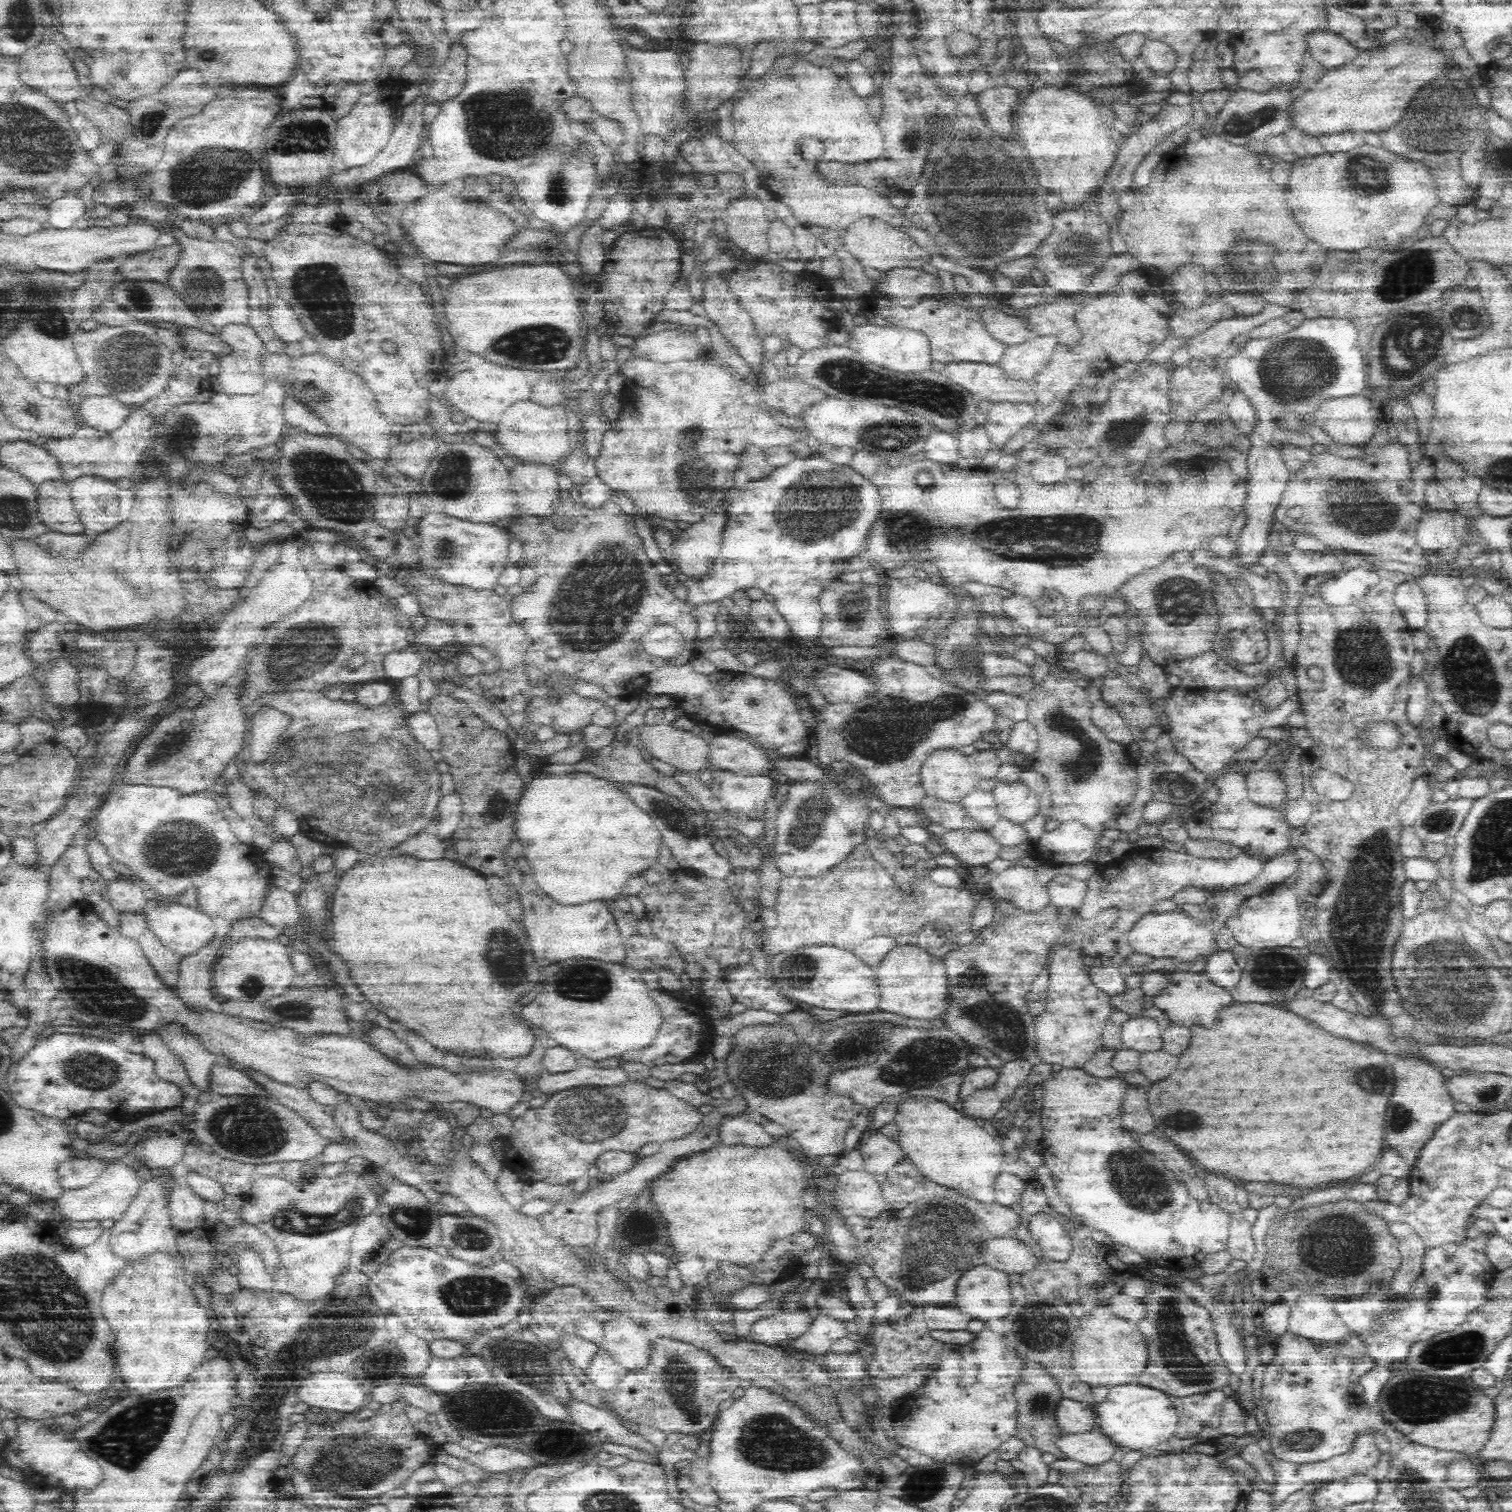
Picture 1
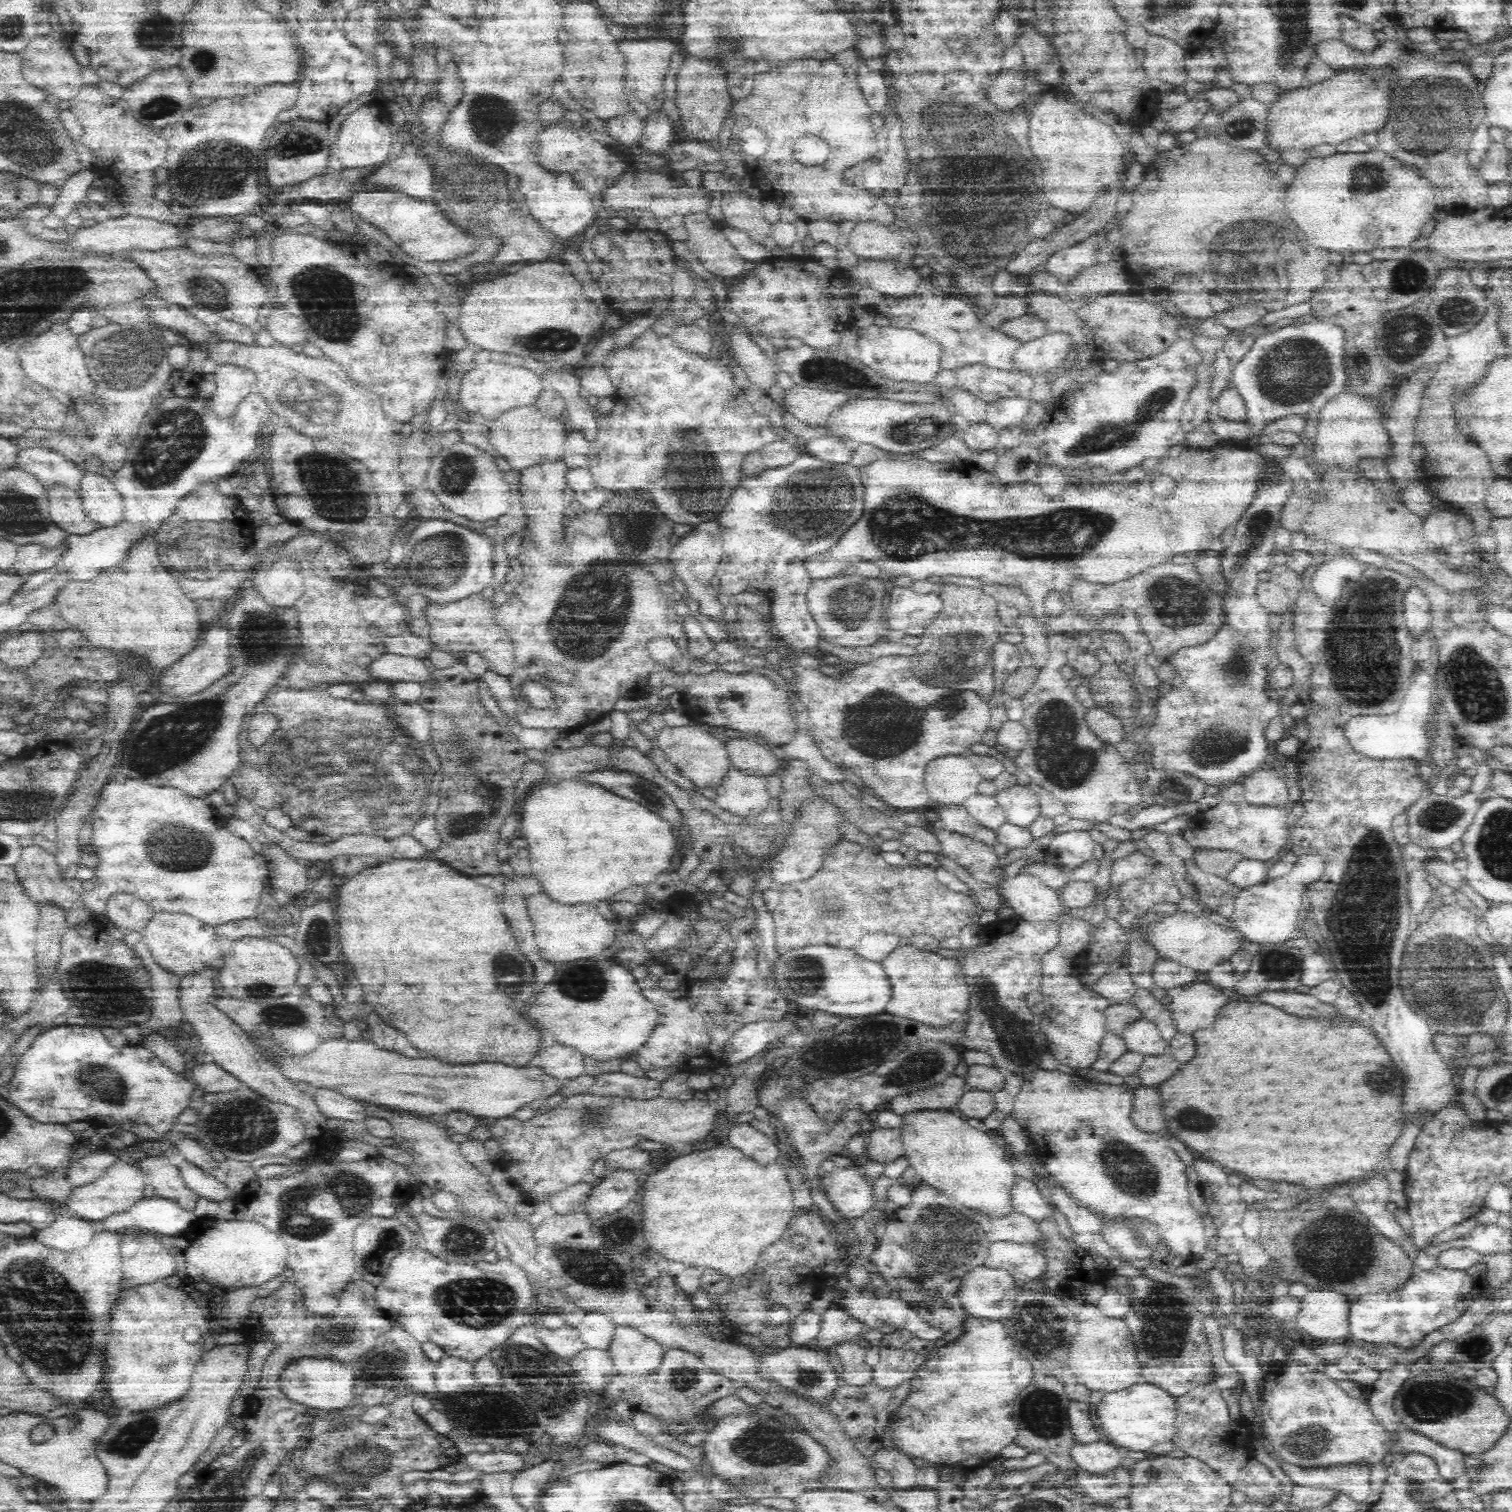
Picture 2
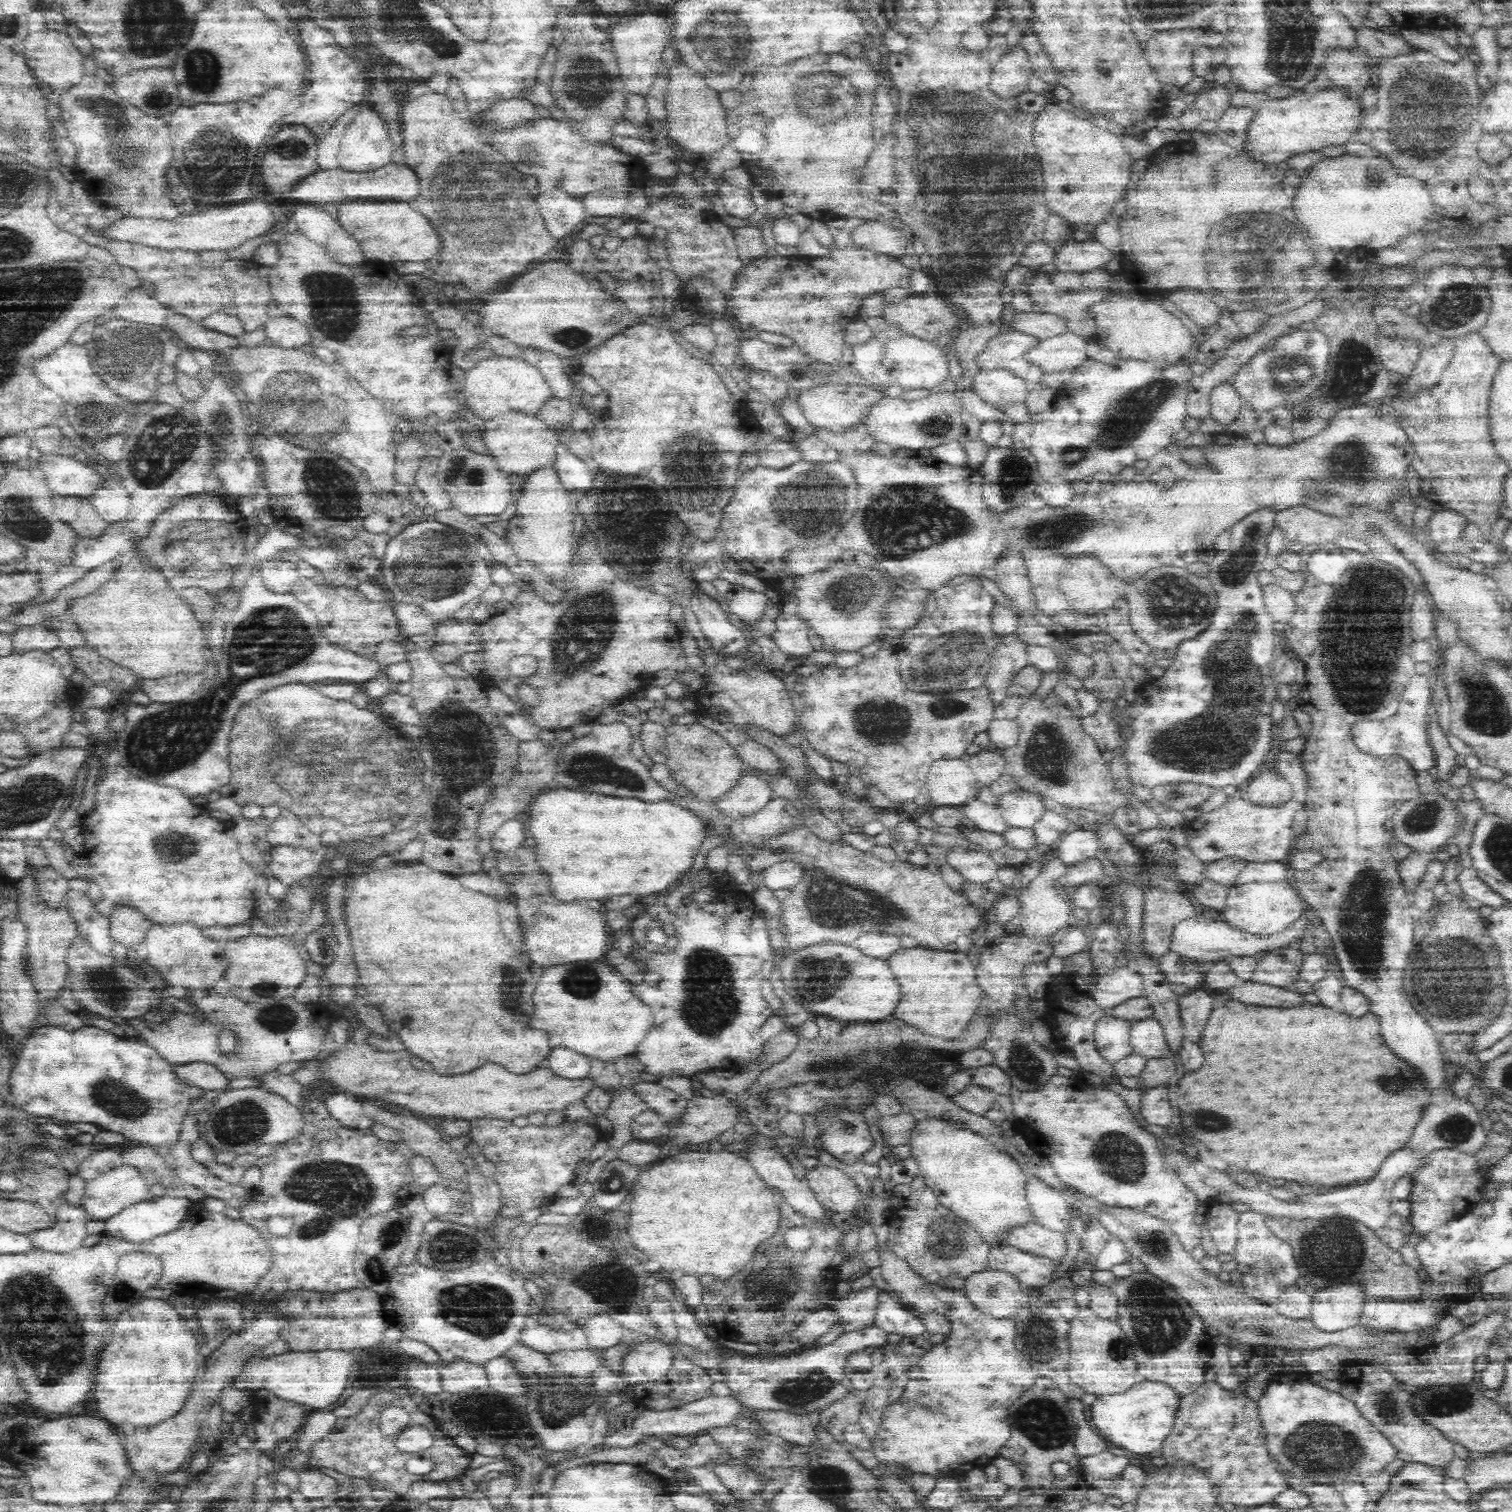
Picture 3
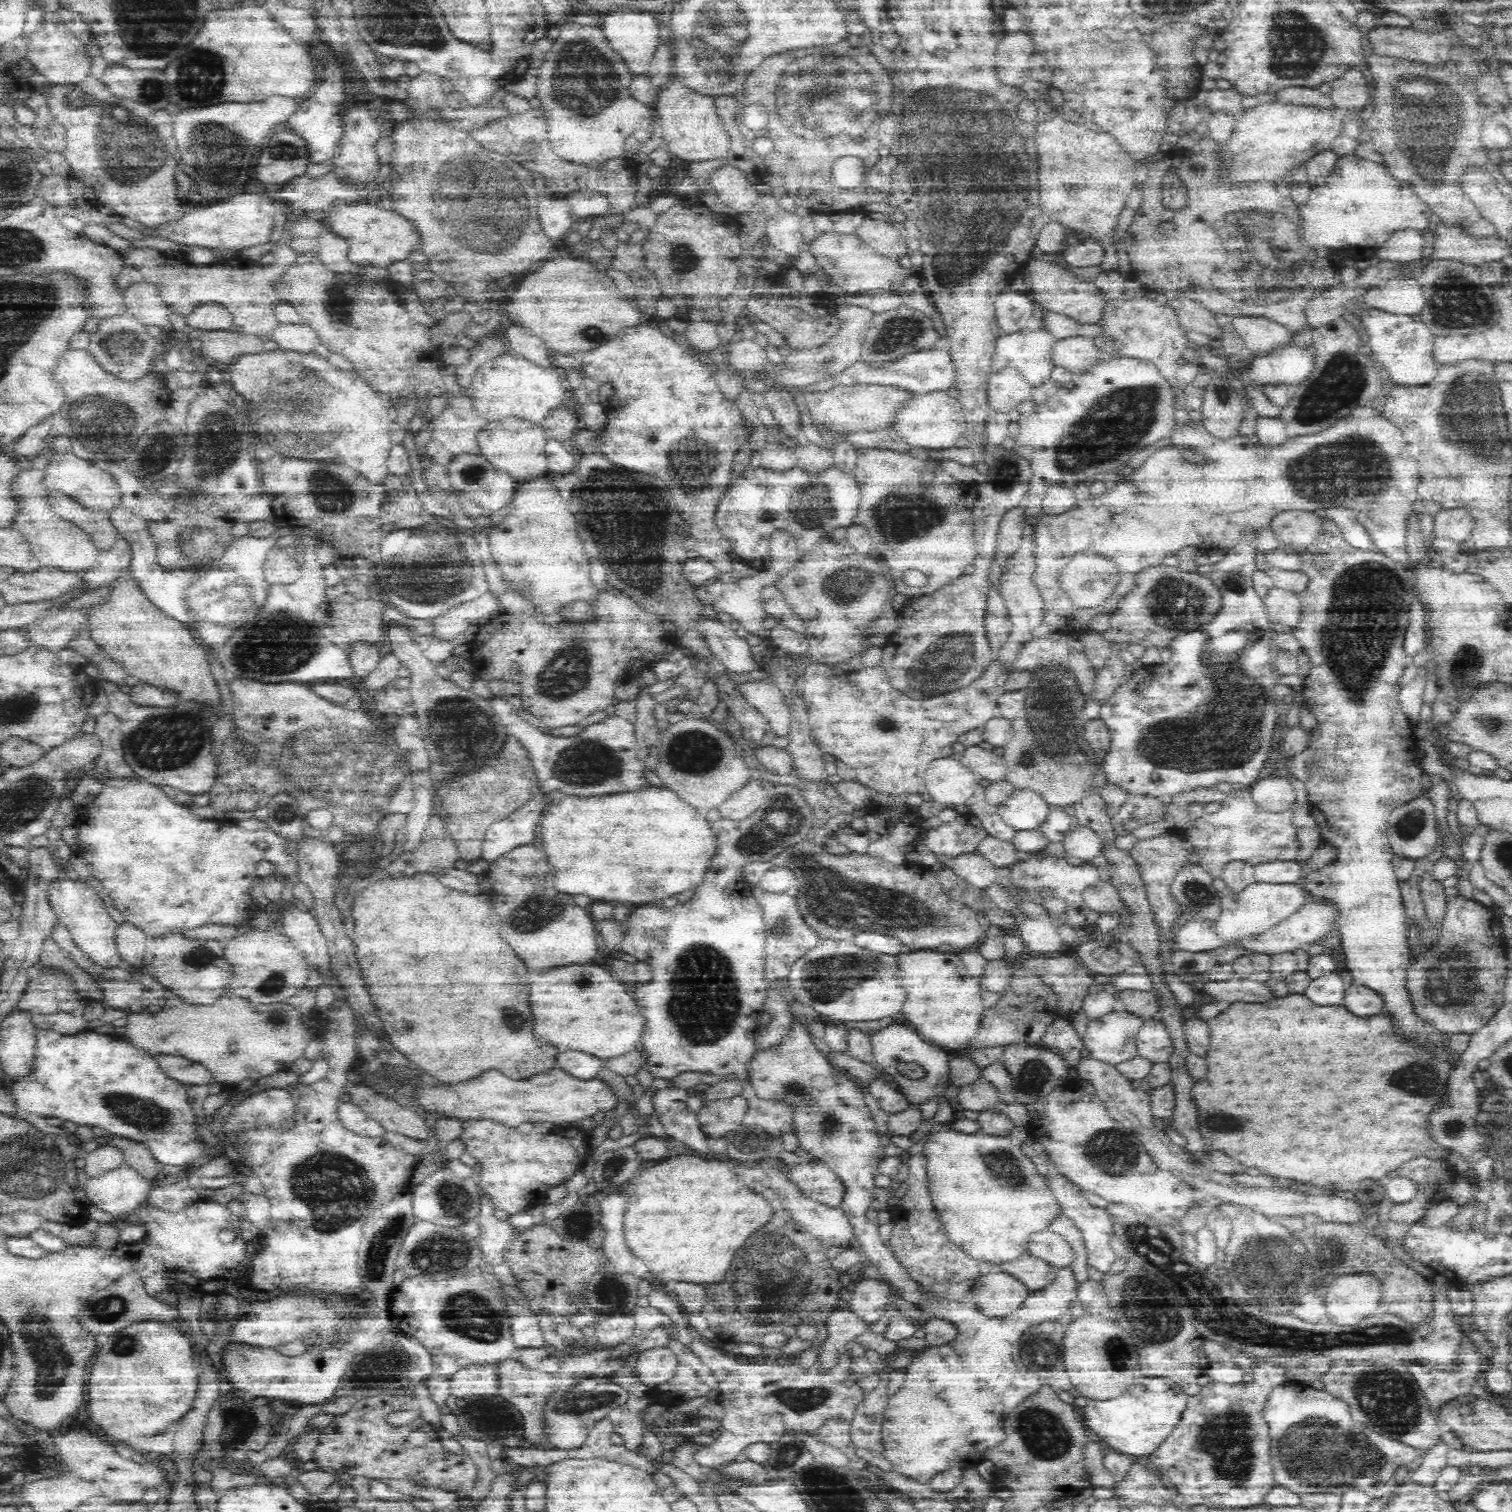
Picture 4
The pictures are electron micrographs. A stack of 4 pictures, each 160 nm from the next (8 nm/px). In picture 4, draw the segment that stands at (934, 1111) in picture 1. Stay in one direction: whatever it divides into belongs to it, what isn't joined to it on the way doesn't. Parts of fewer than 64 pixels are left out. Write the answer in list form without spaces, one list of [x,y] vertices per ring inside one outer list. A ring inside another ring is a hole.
[[[952,1130],[928,1133],[921,1151],[926,1161],[927,1187],[934,1208],[940,1212],[942,1223],[948,1231],[950,1242],[962,1247],[970,1257],[993,1264],[1017,1259],[1027,1252],[1026,1241],[1033,1232],[1049,1228],[1049,1224],[1061,1208],[1041,1177],[1035,1164],[1018,1145],[1012,1144],[1010,1135],[998,1136],[978,1132],[961,1133]]]

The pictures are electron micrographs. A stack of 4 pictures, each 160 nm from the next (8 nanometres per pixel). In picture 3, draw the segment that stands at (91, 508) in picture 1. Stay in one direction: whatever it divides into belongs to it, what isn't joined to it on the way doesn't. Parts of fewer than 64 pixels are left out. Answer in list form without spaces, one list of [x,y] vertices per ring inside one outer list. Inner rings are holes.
[[[111,479],[104,480],[88,500],[96,514],[108,524],[123,521],[131,503],[126,489]]]

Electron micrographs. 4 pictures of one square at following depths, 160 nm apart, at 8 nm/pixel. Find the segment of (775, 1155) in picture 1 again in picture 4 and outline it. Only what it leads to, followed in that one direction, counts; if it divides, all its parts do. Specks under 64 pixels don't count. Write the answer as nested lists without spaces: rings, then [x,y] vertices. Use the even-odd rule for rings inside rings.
[[[694,1153],[694,1156],[676,1156],[676,1158],[668,1158],[660,1160],[660,1164],[648,1163],[640,1172],[640,1184],[636,1186],[636,1190],[632,1192],[630,1198],[630,1208],[626,1212],[624,1218],[624,1228],[626,1228],[626,1238],[630,1242],[630,1248],[634,1250],[636,1256],[640,1256],[644,1260],[644,1264],[650,1268],[652,1276],[666,1282],[675,1280],[678,1282],[691,1282],[694,1284],[704,1285],[710,1282],[722,1282],[724,1276],[730,1270],[730,1264],[738,1252],[738,1248],[760,1229],[764,1229],[772,1218],[773,1210],[770,1203],[758,1191],[750,1188],[747,1180],[740,1180],[740,1174],[730,1166],[730,1159],[725,1156],[700,1156]]]

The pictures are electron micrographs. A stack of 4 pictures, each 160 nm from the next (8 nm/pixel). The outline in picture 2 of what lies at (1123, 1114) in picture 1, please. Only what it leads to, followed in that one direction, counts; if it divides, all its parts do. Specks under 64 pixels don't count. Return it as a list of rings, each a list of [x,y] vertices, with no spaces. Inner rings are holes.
[[[1155,1087],[1133,1089],[1130,1120],[1138,1130],[1152,1134],[1164,1132],[1165,1119],[1161,1109],[1162,1099]]]

